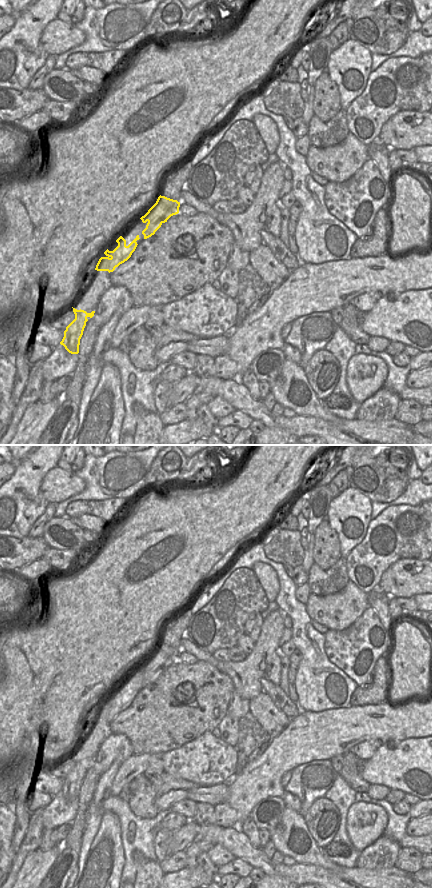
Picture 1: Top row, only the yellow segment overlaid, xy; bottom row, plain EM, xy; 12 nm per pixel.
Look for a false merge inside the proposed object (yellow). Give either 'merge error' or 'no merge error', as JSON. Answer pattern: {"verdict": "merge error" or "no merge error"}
{"verdict": "merge error"}

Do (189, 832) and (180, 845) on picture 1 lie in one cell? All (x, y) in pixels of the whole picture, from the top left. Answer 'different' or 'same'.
same

